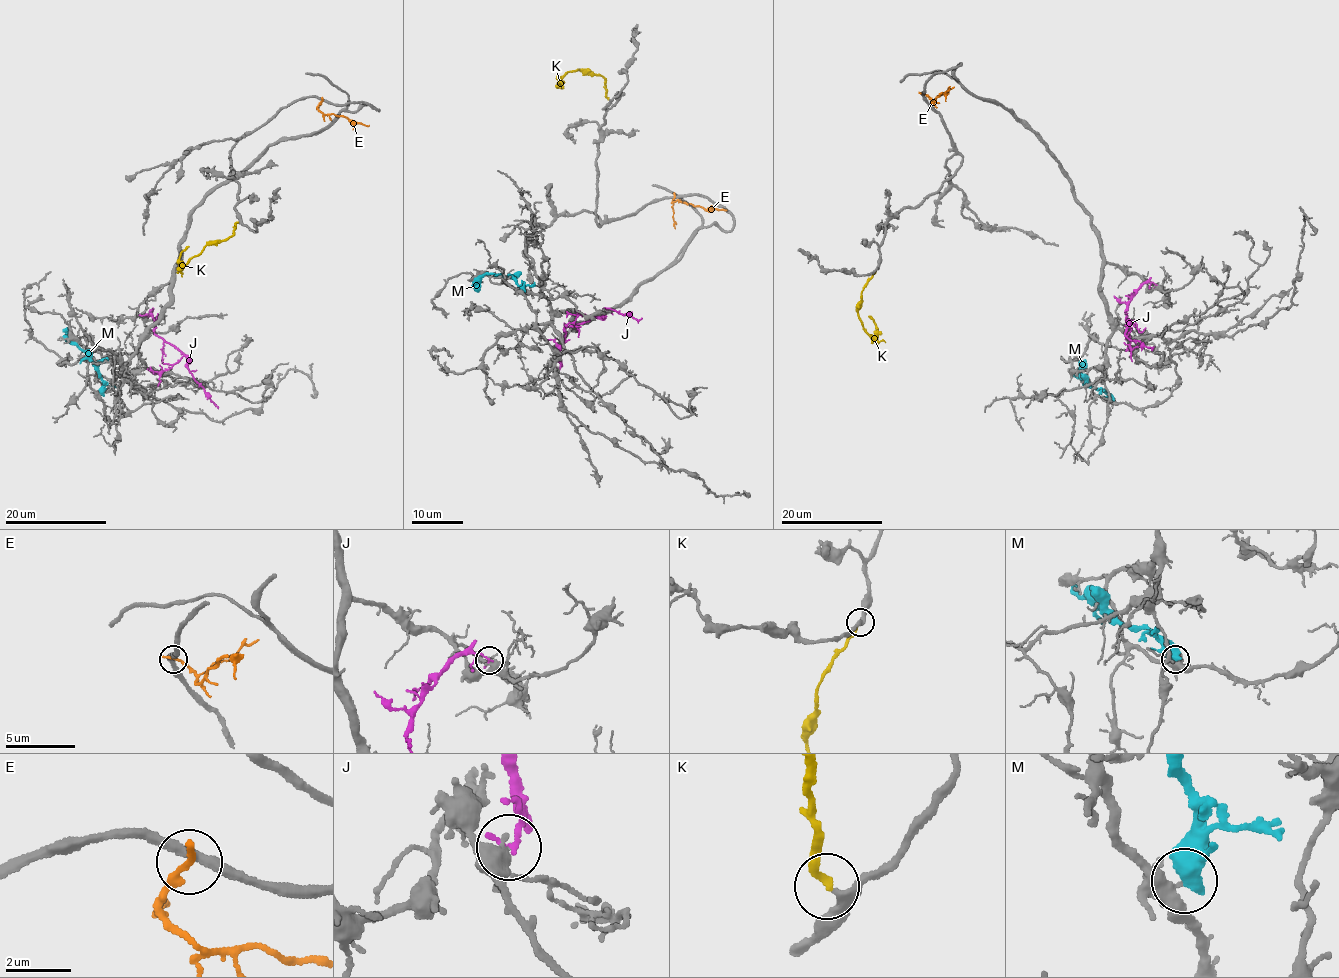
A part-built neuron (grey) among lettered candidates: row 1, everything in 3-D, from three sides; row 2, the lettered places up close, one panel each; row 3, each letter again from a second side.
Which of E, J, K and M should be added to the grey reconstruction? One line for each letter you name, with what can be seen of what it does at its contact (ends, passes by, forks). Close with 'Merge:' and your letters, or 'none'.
K: it ends
Merge: K

